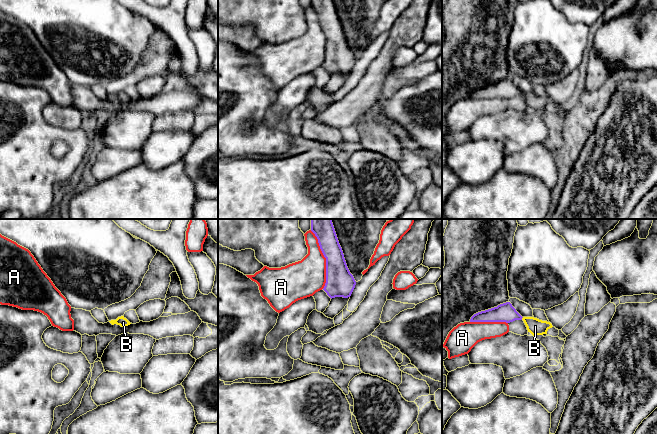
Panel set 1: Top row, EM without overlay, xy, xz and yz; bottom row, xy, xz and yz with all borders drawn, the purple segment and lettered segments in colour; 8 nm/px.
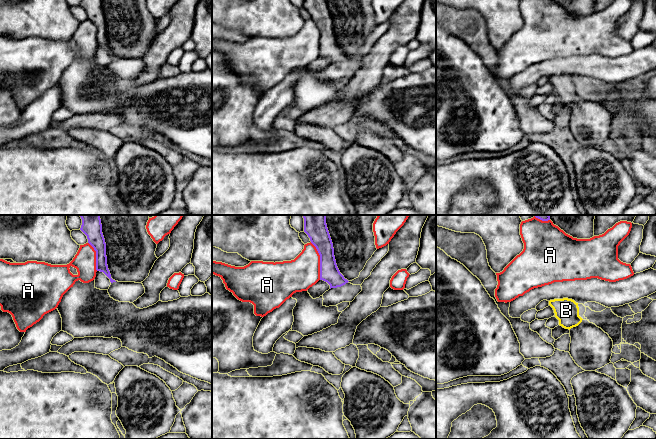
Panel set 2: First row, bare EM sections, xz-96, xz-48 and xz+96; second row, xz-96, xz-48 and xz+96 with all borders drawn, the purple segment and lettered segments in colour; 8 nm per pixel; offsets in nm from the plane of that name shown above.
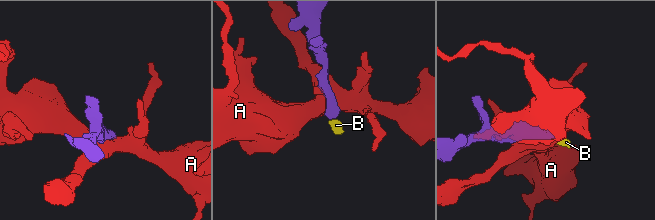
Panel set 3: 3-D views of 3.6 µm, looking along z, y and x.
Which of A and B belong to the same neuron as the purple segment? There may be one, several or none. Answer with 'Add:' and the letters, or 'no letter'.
Add: B

